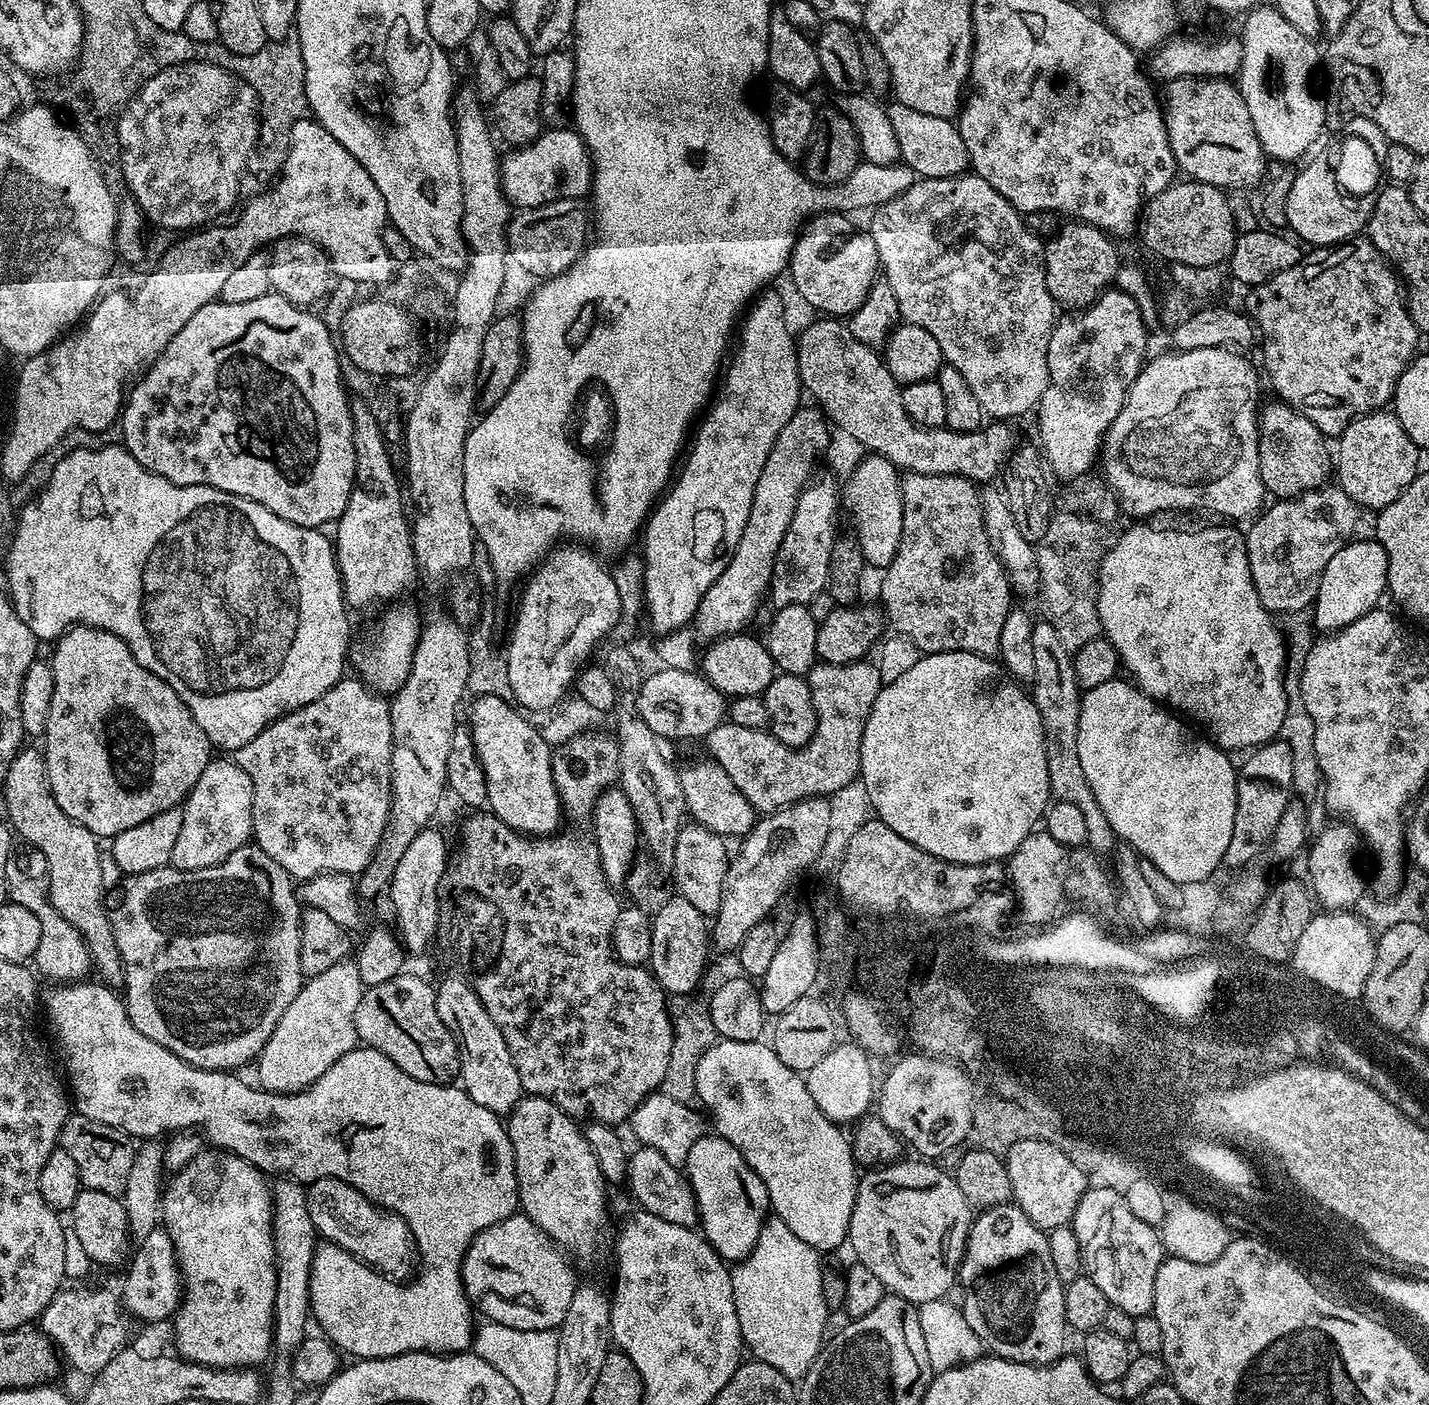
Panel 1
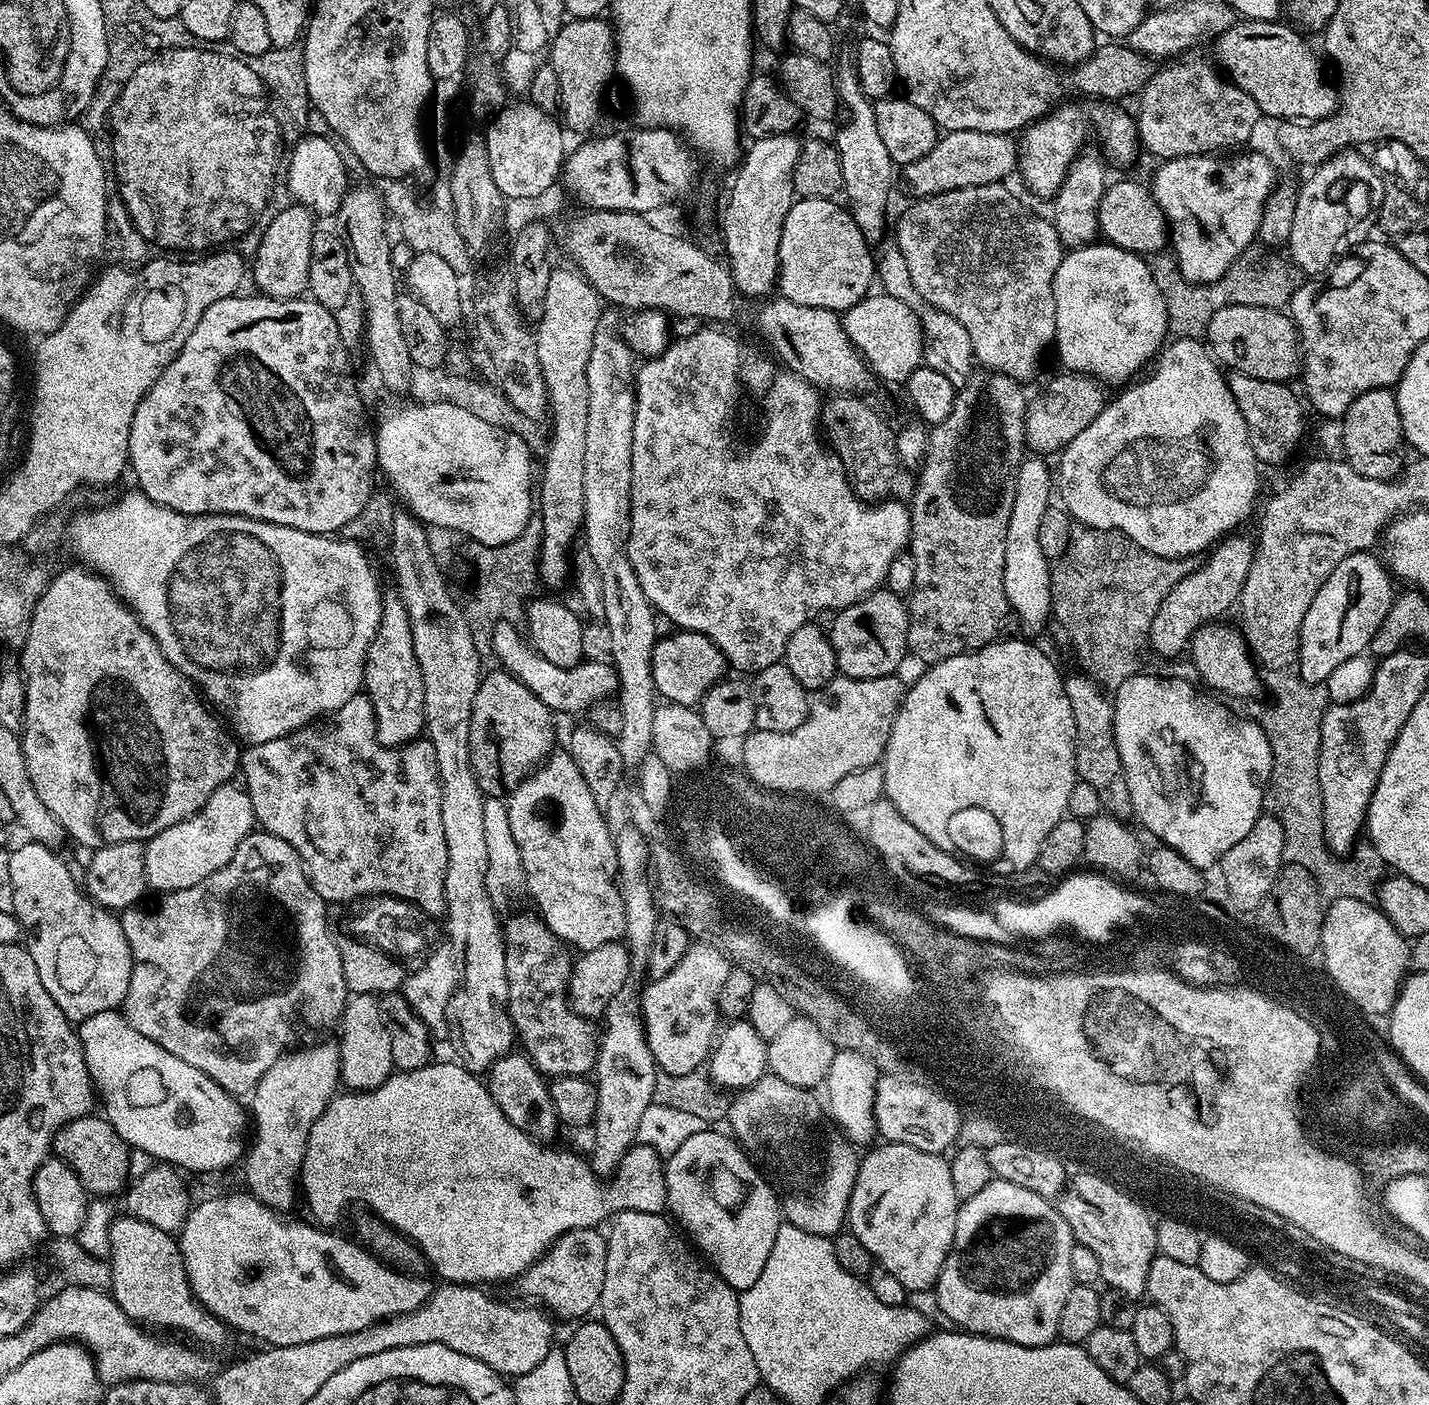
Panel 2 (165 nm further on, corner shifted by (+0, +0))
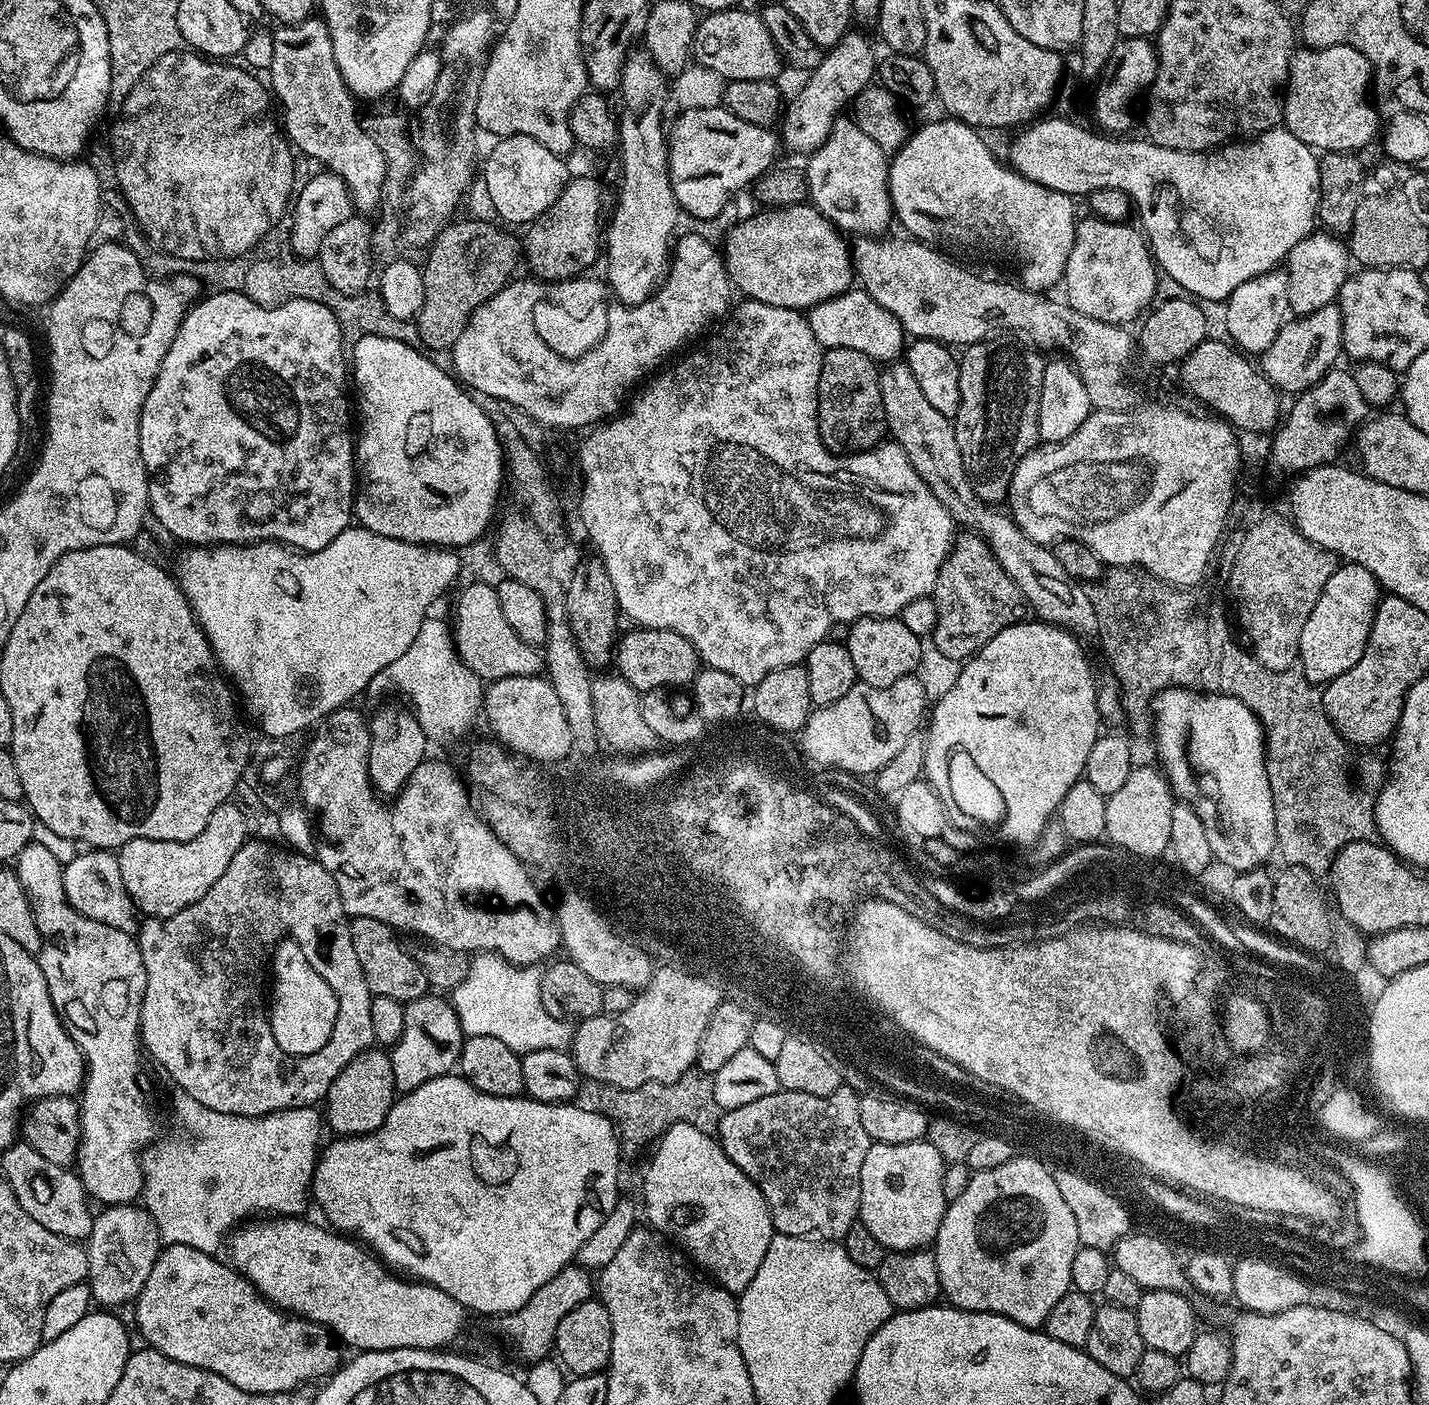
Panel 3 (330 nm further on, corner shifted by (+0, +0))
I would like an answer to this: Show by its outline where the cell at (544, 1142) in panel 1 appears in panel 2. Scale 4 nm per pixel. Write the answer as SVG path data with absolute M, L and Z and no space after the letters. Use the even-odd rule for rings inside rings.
M513 1050L507 1056L498 1058L498 1062L494 1062L486 1073L486 1083L498 1110L502 1110L502 1114L506 1114L506 1118L510 1118L510 1122L514 1122L514 1126L518 1126L523 1132L529 1132L541 1142L552 1142L556 1131L561 1131L562 1125L554 1110L545 1077L527 1055Z

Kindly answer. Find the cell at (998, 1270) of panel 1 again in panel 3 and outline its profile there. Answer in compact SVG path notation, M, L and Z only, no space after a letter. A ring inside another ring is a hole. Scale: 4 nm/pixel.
M1016 1154L1002 1166L975 1173L972 1181L951 1200L934 1241L940 1291L947 1303L967 1312L989 1312L1039 1329L1055 1304L1072 1288L1070 1262L1081 1248L1078 1226L1070 1206L1058 1191L1053 1169L1032 1154Z

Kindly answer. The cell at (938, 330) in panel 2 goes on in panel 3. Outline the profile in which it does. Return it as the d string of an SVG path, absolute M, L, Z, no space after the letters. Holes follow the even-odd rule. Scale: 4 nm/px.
M841 116L836 120L826 142L814 153L807 157L808 168L808 200L813 208L817 208L827 220L832 221L837 228L845 233L857 232L857 237L865 236L879 237L888 228L888 223L893 223L894 213L892 210L892 199L888 193L888 165L890 163L887 153L882 151L876 142L867 137L855 122L855 119Z

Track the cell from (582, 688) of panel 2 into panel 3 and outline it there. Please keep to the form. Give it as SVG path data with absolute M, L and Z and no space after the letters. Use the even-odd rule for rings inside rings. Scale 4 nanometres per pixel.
M464 584L461 589L456 600L456 621L453 619L450 624L460 661L485 682L511 676L541 675L541 653L514 634L510 622L506 622L502 615L502 606L498 606L495 587L491 584Z

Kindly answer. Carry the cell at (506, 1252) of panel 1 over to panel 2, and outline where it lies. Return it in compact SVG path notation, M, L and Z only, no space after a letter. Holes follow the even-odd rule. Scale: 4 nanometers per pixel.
M596 1228L570 1230L559 1236L540 1259L516 1277L515 1287L520 1287L524 1295L521 1297L543 1306L553 1317L579 1321L591 1313L588 1312L591 1308L593 1311L599 1305L602 1282L606 1282L607 1245L605 1233Z

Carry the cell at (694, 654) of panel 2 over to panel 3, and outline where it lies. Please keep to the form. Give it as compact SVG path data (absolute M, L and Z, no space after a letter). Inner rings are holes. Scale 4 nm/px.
M642 628L631 629L619 637L615 646L614 667L618 675L643 694L654 688L683 689L691 685L696 673L702 667L698 650L682 634L674 634L669 628Z

